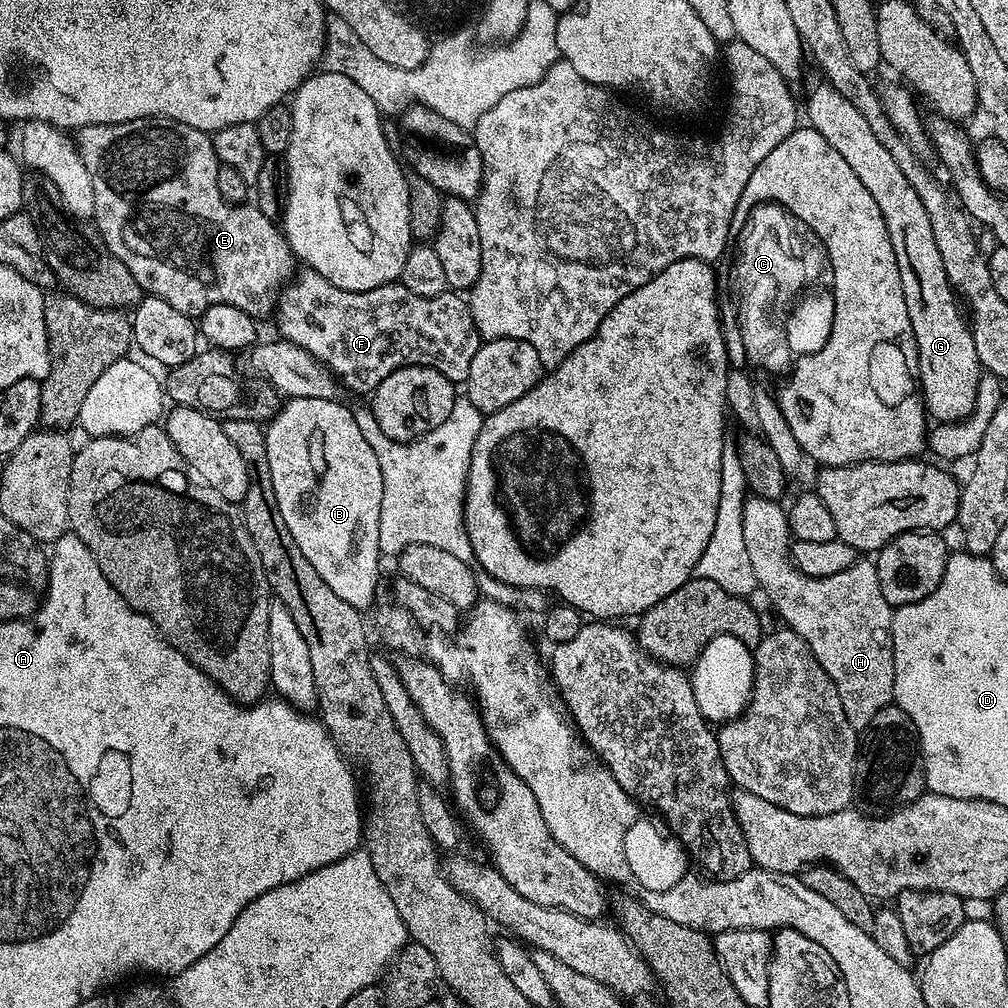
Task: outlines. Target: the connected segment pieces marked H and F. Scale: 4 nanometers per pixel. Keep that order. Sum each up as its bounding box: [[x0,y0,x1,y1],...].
[[742,495,894,730],[274,270,482,394]]

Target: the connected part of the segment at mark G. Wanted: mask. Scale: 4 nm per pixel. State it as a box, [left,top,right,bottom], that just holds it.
[808,84,982,424]

